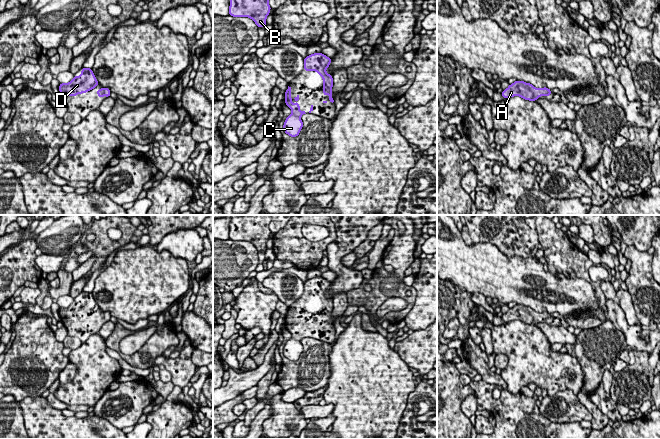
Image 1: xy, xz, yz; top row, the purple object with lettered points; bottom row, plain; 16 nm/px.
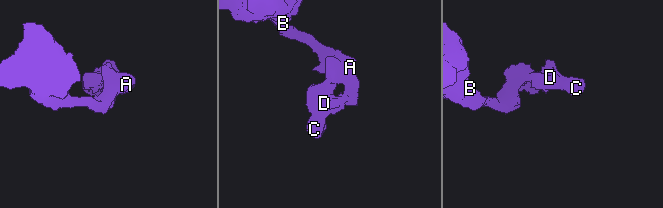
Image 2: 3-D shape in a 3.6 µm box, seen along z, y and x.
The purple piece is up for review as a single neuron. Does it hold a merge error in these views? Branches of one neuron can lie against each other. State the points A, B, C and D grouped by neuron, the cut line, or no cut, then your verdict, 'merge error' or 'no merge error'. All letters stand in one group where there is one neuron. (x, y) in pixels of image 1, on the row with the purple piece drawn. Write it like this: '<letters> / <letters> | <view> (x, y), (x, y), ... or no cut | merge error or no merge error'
A B C D | no cut | no merge error

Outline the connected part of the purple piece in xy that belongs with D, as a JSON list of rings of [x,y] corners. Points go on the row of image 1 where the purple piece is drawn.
[[[82,68],[80,76],[74,76],[69,83],[61,83],[59,85],[59,91],[61,98],[67,98],[68,96],[77,96],[78,94],[85,94],[89,90],[93,90],[99,82],[91,68]]]

